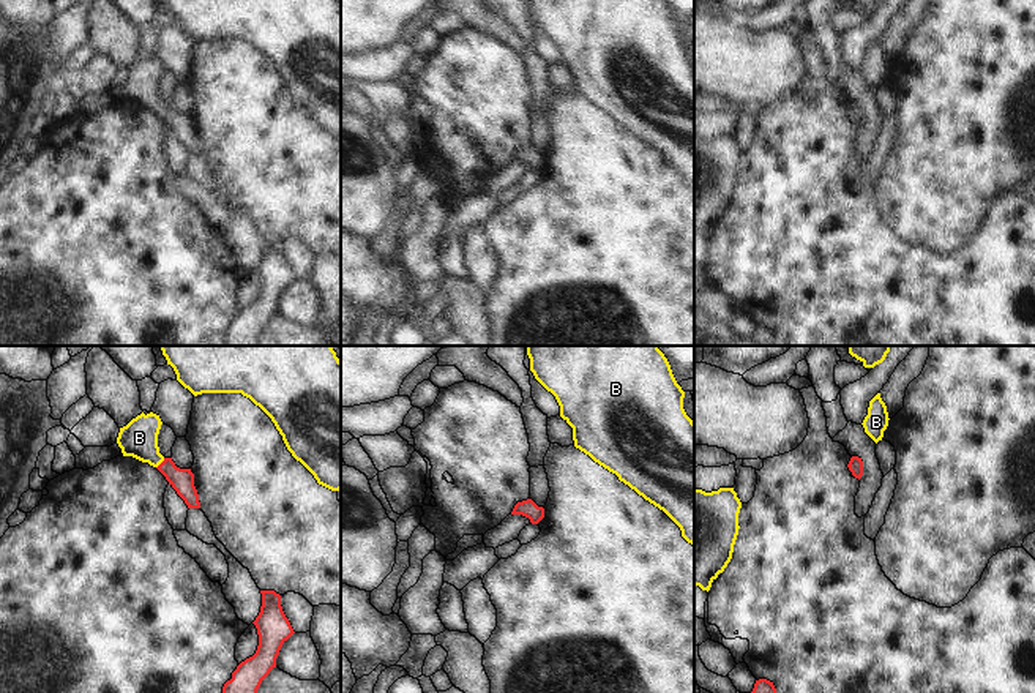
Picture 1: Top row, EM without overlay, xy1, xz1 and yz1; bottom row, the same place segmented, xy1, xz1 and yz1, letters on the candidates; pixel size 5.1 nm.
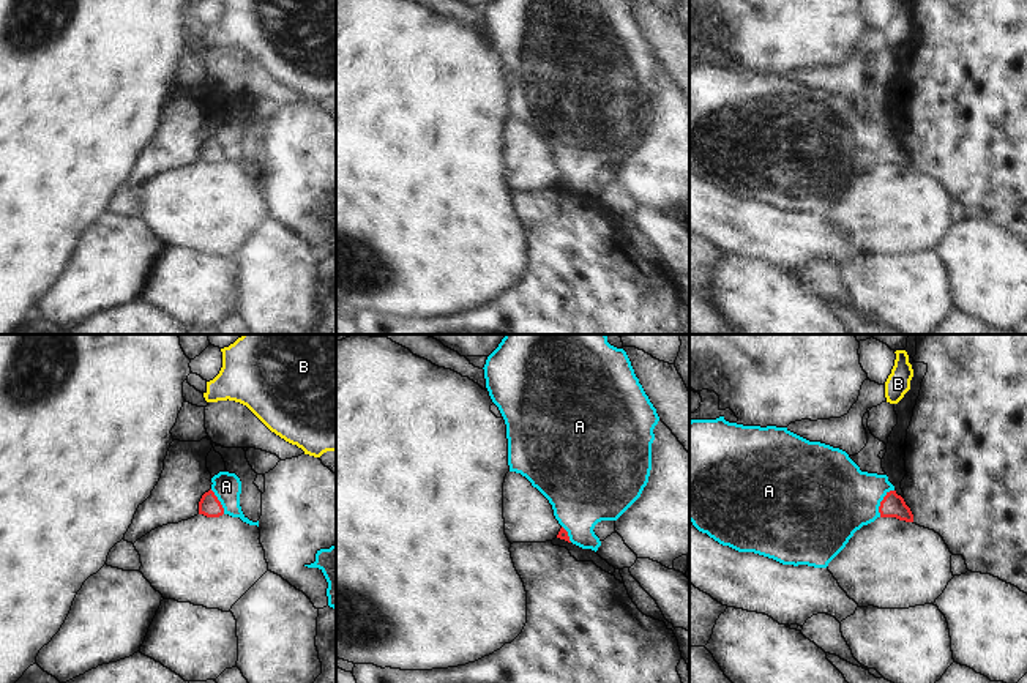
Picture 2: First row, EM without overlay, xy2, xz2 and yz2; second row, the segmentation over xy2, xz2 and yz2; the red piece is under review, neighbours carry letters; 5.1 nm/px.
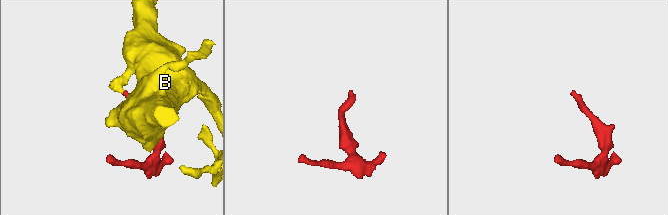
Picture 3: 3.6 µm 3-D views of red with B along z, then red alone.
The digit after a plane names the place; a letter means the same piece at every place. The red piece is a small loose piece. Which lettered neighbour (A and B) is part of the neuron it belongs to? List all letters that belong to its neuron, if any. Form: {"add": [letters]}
{"add": ["B"]}

